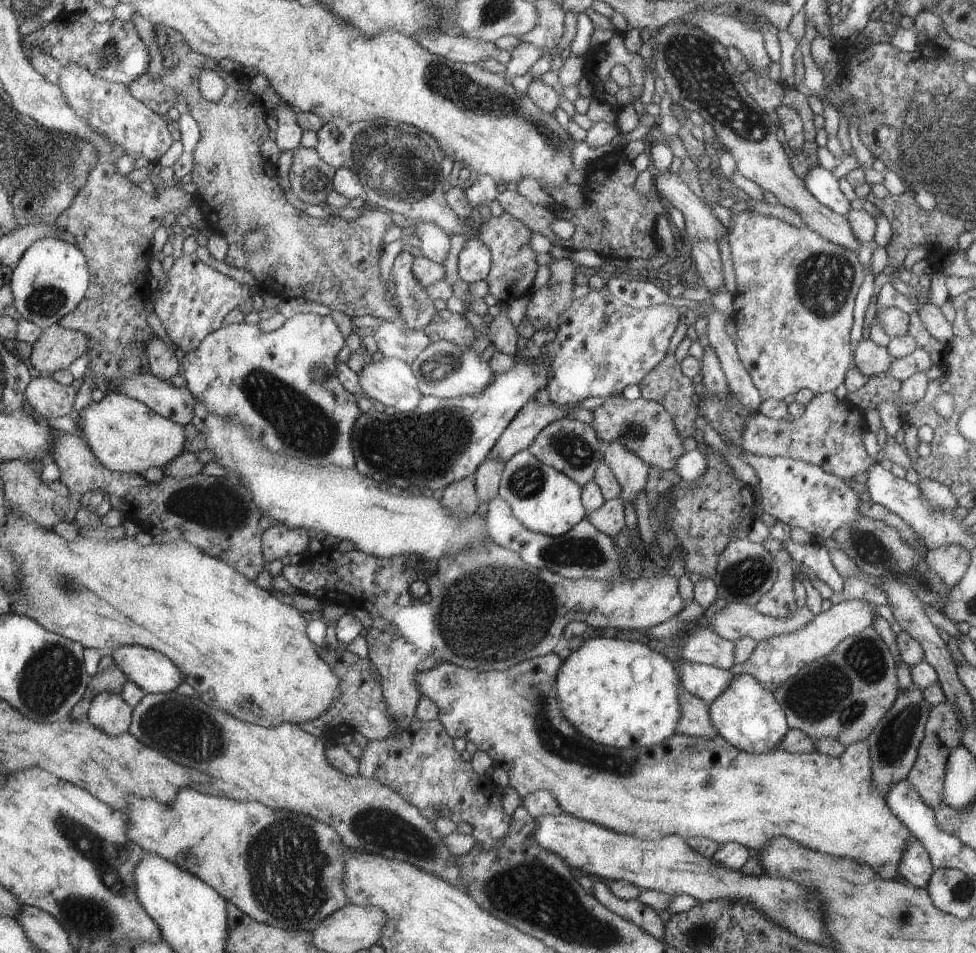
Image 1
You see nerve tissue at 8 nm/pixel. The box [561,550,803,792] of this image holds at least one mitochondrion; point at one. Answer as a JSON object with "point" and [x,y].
{"point":[743,578]}

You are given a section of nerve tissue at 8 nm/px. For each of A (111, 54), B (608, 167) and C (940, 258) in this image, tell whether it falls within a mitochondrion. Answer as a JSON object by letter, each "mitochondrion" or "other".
{"A":"mitochondrion","B":"other","C":"other"}

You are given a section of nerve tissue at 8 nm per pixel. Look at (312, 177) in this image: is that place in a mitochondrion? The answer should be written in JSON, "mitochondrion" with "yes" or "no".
{"mitochondrion":"yes"}

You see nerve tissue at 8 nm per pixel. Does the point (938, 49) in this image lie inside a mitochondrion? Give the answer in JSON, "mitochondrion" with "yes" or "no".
{"mitochondrion":"no"}

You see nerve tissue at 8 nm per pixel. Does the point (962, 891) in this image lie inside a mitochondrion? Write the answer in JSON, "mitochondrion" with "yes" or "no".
{"mitochondrion":"yes"}

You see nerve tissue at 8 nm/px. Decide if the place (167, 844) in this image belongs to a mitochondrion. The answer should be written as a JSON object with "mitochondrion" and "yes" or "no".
{"mitochondrion":"no"}

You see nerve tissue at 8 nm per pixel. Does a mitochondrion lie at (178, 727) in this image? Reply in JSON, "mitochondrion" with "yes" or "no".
{"mitochondrion":"yes"}

